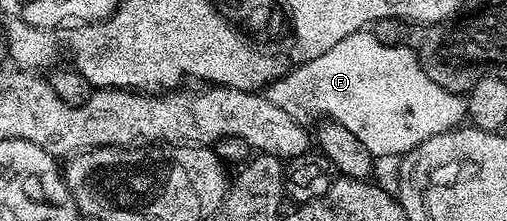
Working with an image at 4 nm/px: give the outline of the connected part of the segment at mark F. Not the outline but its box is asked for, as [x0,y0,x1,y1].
[263,30,469,157]

